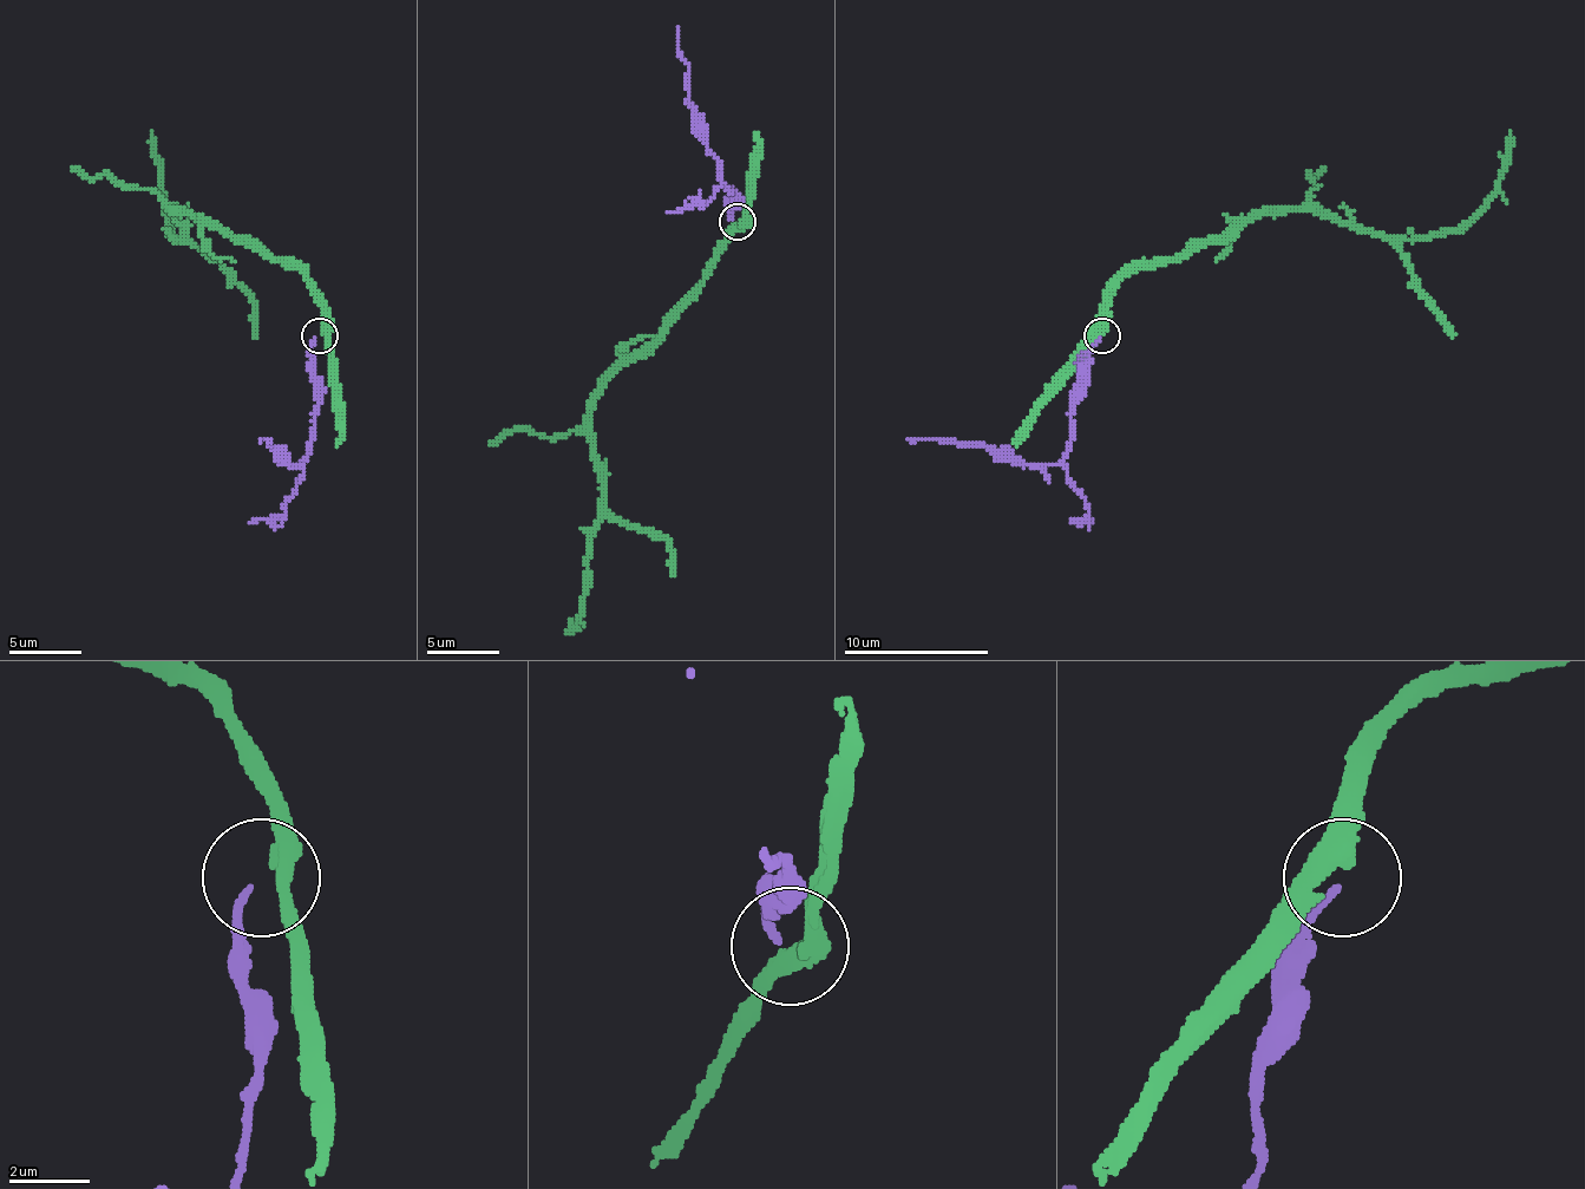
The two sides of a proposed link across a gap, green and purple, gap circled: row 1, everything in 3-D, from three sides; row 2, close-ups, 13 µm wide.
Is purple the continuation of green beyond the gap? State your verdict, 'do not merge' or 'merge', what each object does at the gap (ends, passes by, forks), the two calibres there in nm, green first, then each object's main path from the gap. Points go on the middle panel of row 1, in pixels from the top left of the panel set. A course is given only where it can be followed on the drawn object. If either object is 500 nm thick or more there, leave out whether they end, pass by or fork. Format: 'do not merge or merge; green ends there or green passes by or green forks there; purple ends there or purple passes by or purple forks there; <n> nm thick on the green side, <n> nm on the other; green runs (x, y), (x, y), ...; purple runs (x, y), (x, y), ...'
do not merge; green passes by; purple ends there; 400 nm thick on the green side, 180 nm on the other; green runs (740, 223), (721, 245), (700, 292), (606, 383), (595, 400), (591, 448), (602, 495), (583, 612), (569, 629); purple runs (732, 220), (737, 194), (718, 176), (703, 122), (689, 103), (689, 63), (678, 49), (678, 27)

